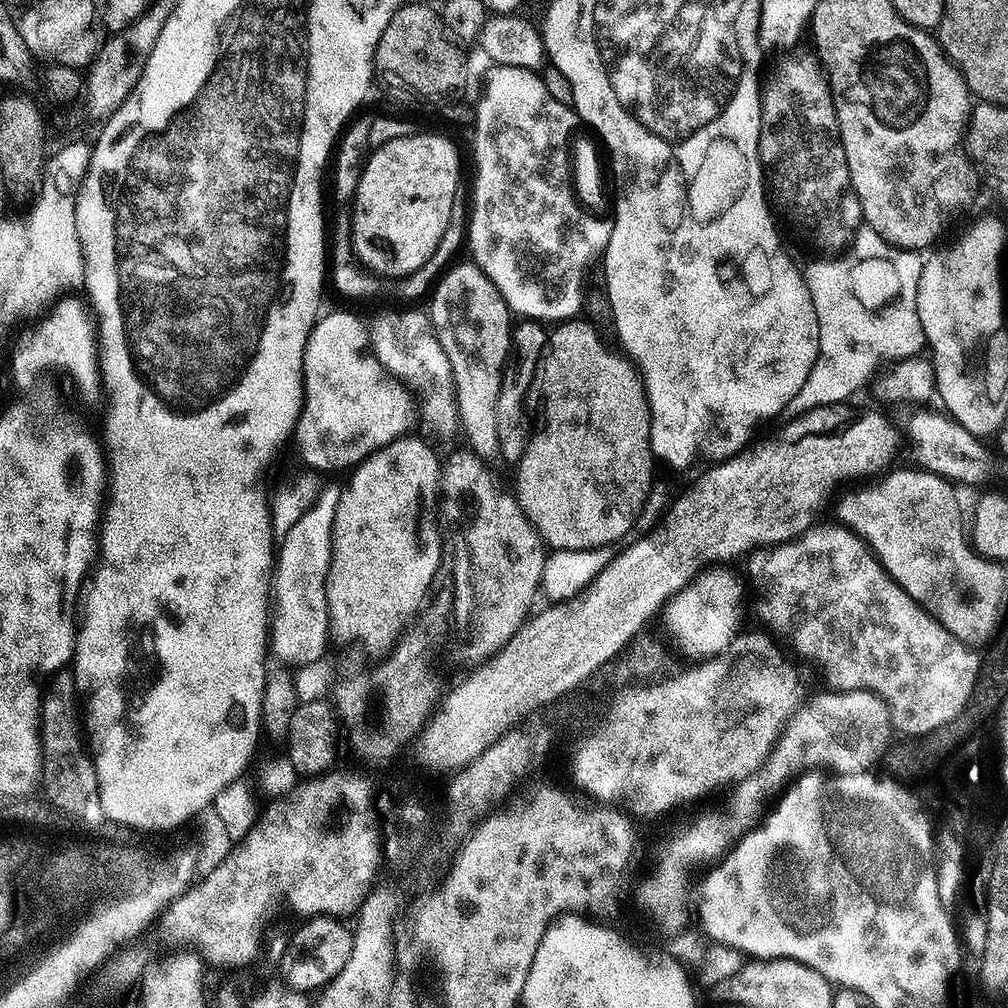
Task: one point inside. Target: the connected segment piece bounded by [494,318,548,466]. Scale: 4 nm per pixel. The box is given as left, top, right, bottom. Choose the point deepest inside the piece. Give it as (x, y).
(529, 338)

